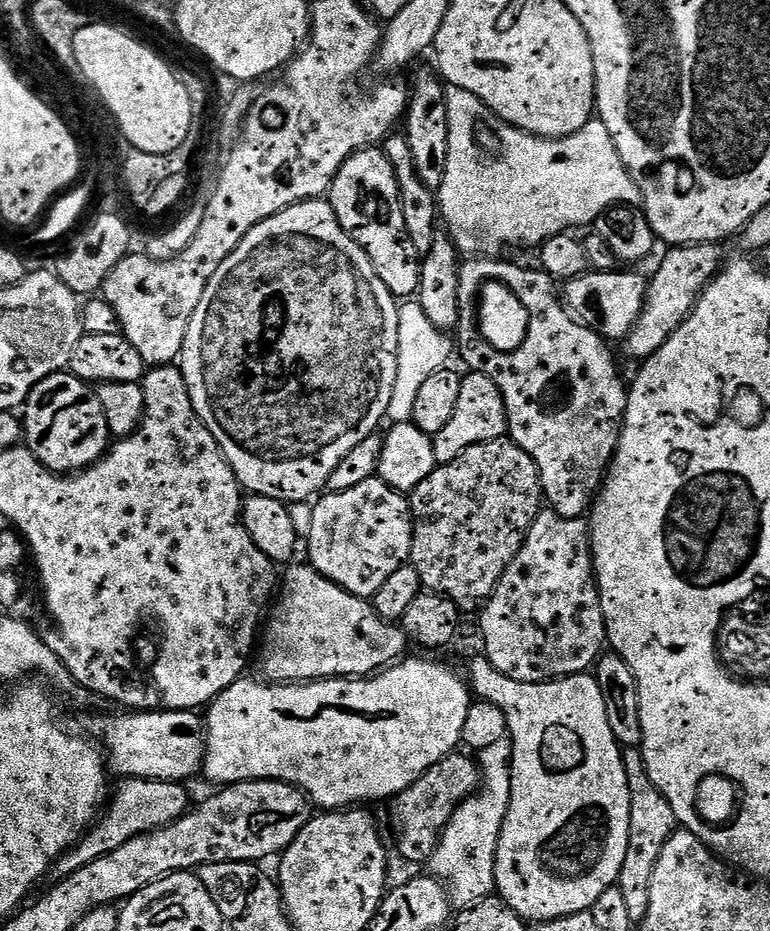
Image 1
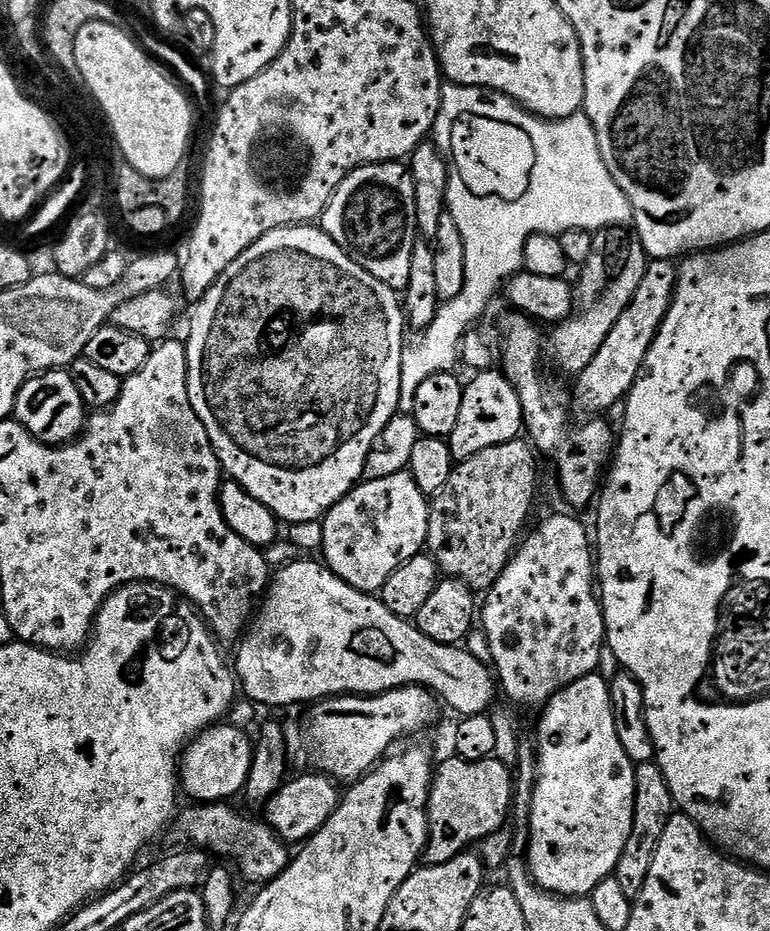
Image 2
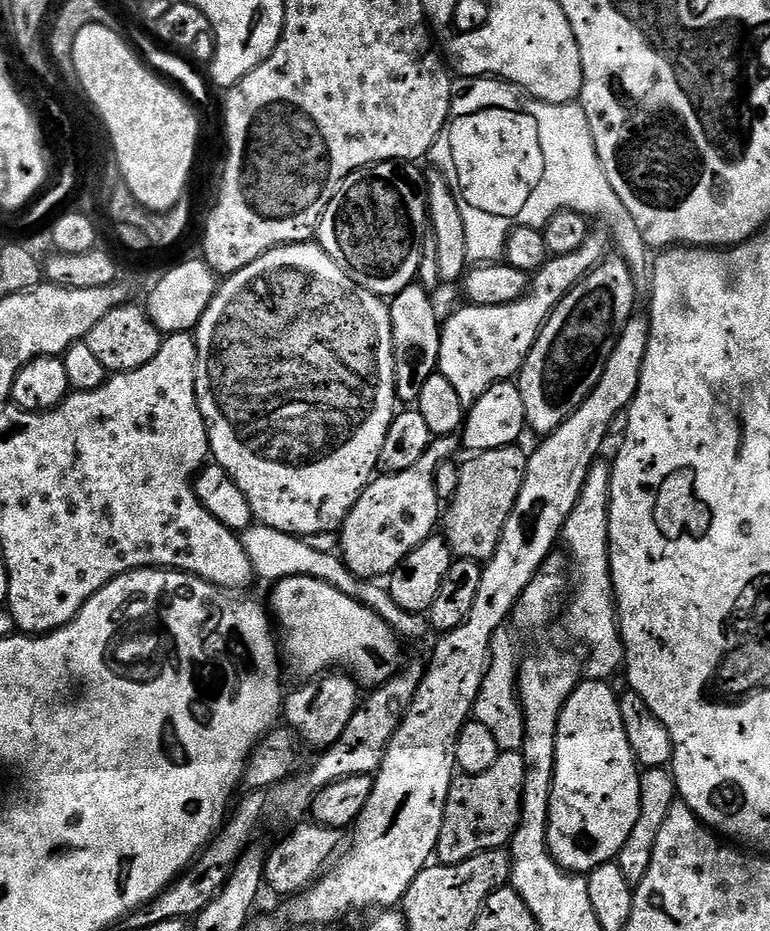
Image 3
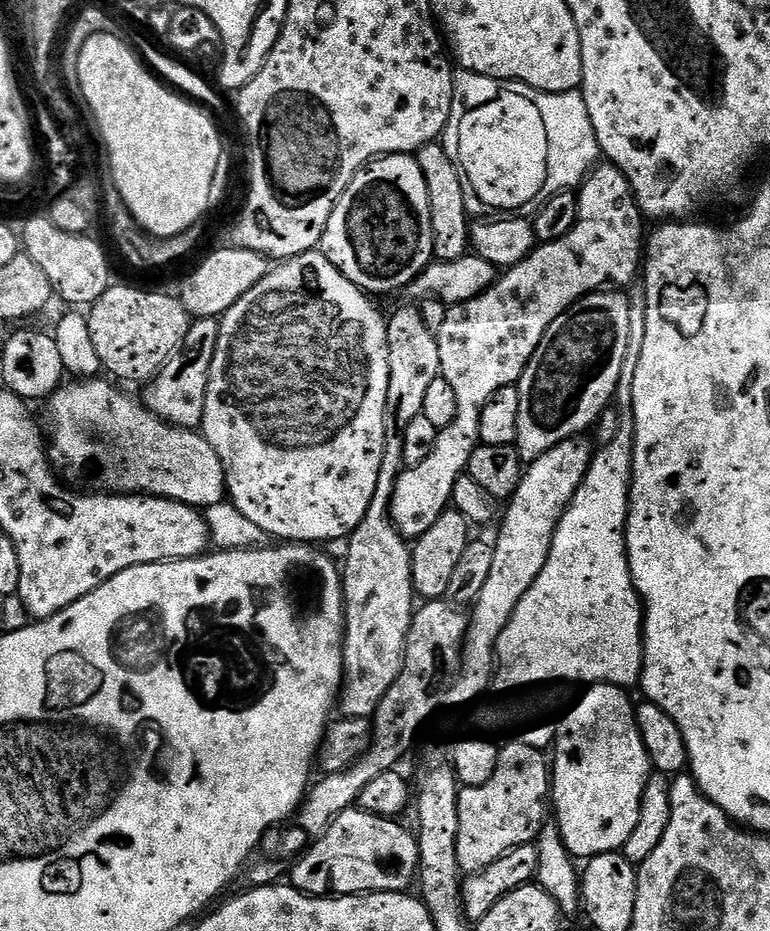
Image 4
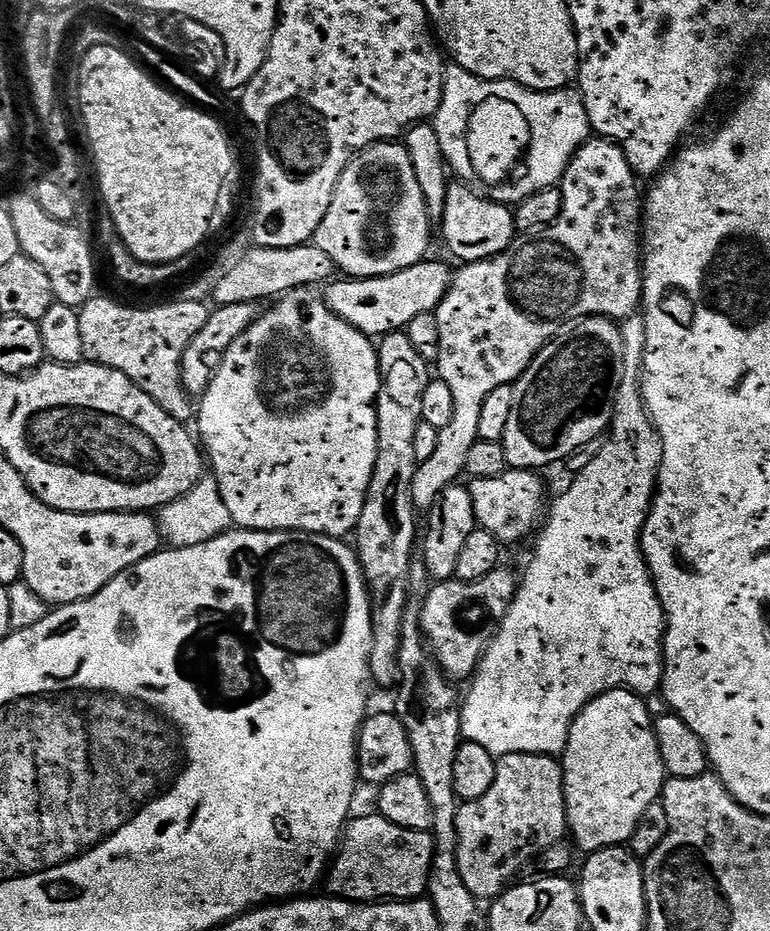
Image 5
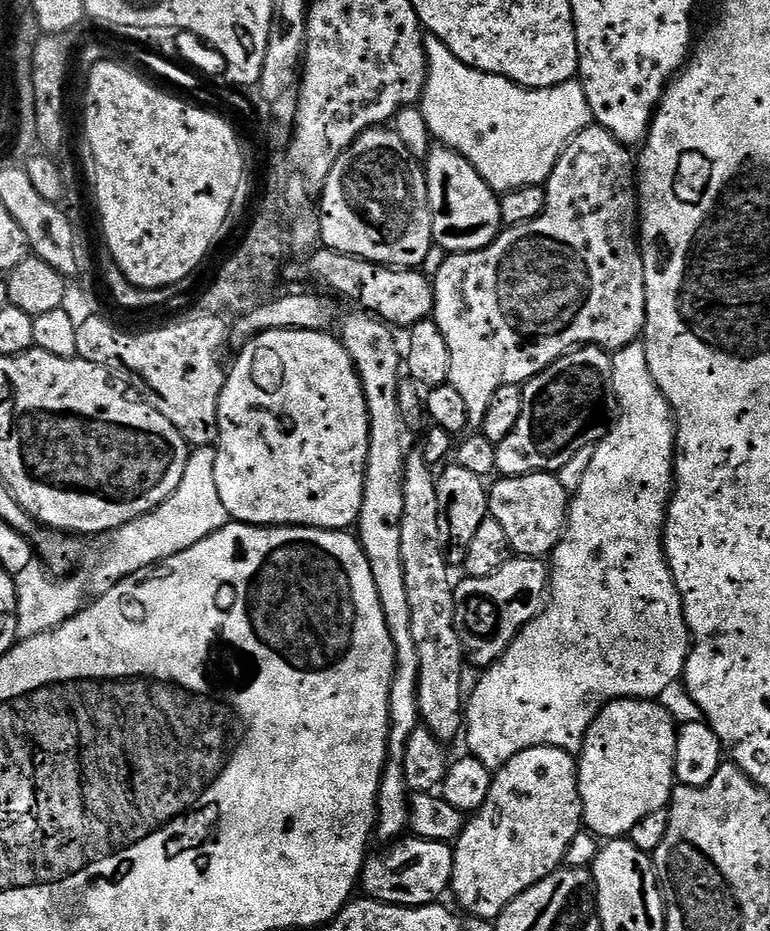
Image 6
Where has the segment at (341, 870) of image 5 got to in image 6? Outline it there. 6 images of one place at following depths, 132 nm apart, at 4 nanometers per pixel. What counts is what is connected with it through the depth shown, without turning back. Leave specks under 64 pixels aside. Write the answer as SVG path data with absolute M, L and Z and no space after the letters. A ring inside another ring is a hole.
M401 838L391 846L383 849L381 856L369 855L364 861L364 869L360 871L359 887L364 888L363 895L370 900L378 900L381 904L400 904L403 908L421 908L423 904L435 904L441 899L443 892L449 891L454 870L452 857L453 845L442 840L421 840L419 838Z

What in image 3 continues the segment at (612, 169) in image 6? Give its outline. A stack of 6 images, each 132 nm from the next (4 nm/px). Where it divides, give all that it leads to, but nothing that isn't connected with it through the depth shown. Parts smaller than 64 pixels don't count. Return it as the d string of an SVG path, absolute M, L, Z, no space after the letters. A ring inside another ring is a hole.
M590 234L574 254L549 258L531 277L528 293L521 300L506 306L468 304L443 321L438 371L454 385L454 390L458 390L465 406L482 398L490 386L512 380L519 373L552 310L609 252L606 237ZM441 436L433 439L426 454L422 454L422 458L418 458L418 462L410 466L410 470L377 475L371 484L365 486L364 492L350 510L350 514L338 532L339 555L344 557L344 565L353 575L360 577L361 580L375 580L391 576L392 571L404 561L406 554L414 550L414 546L426 542L426 538L437 531L442 520L442 501L438 498L436 489L436 468L453 459L456 444L458 448L456 436Z

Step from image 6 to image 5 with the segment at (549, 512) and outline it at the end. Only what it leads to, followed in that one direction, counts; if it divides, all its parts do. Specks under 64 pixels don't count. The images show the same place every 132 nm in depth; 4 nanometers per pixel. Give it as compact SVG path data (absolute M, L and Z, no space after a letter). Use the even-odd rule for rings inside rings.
M509 470L501 476L475 477L467 485L470 498L474 498L477 525L494 534L501 545L520 544L532 531L535 533L541 527L546 516L546 504L544 508L544 484L536 476L539 475L532 470Z

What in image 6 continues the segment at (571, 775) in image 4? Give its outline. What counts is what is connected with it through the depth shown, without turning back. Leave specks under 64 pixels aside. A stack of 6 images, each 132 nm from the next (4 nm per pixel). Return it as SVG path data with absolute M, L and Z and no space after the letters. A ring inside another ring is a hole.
M614 700L611 704L605 704L600 709L598 715L594 718L594 722L588 727L588 733L584 739L584 751L578 756L578 775L580 777L580 787L578 789L578 808L582 813L582 820L586 825L587 831L597 838L624 838L634 830L634 826L638 826L638 822L642 822L642 818L646 818L650 814L654 814L654 810L662 810L668 808L671 798L672 789L676 784L676 767L674 766L674 754L676 753L676 733L678 725L676 721L670 718L670 714L666 714L666 710L656 700Z

